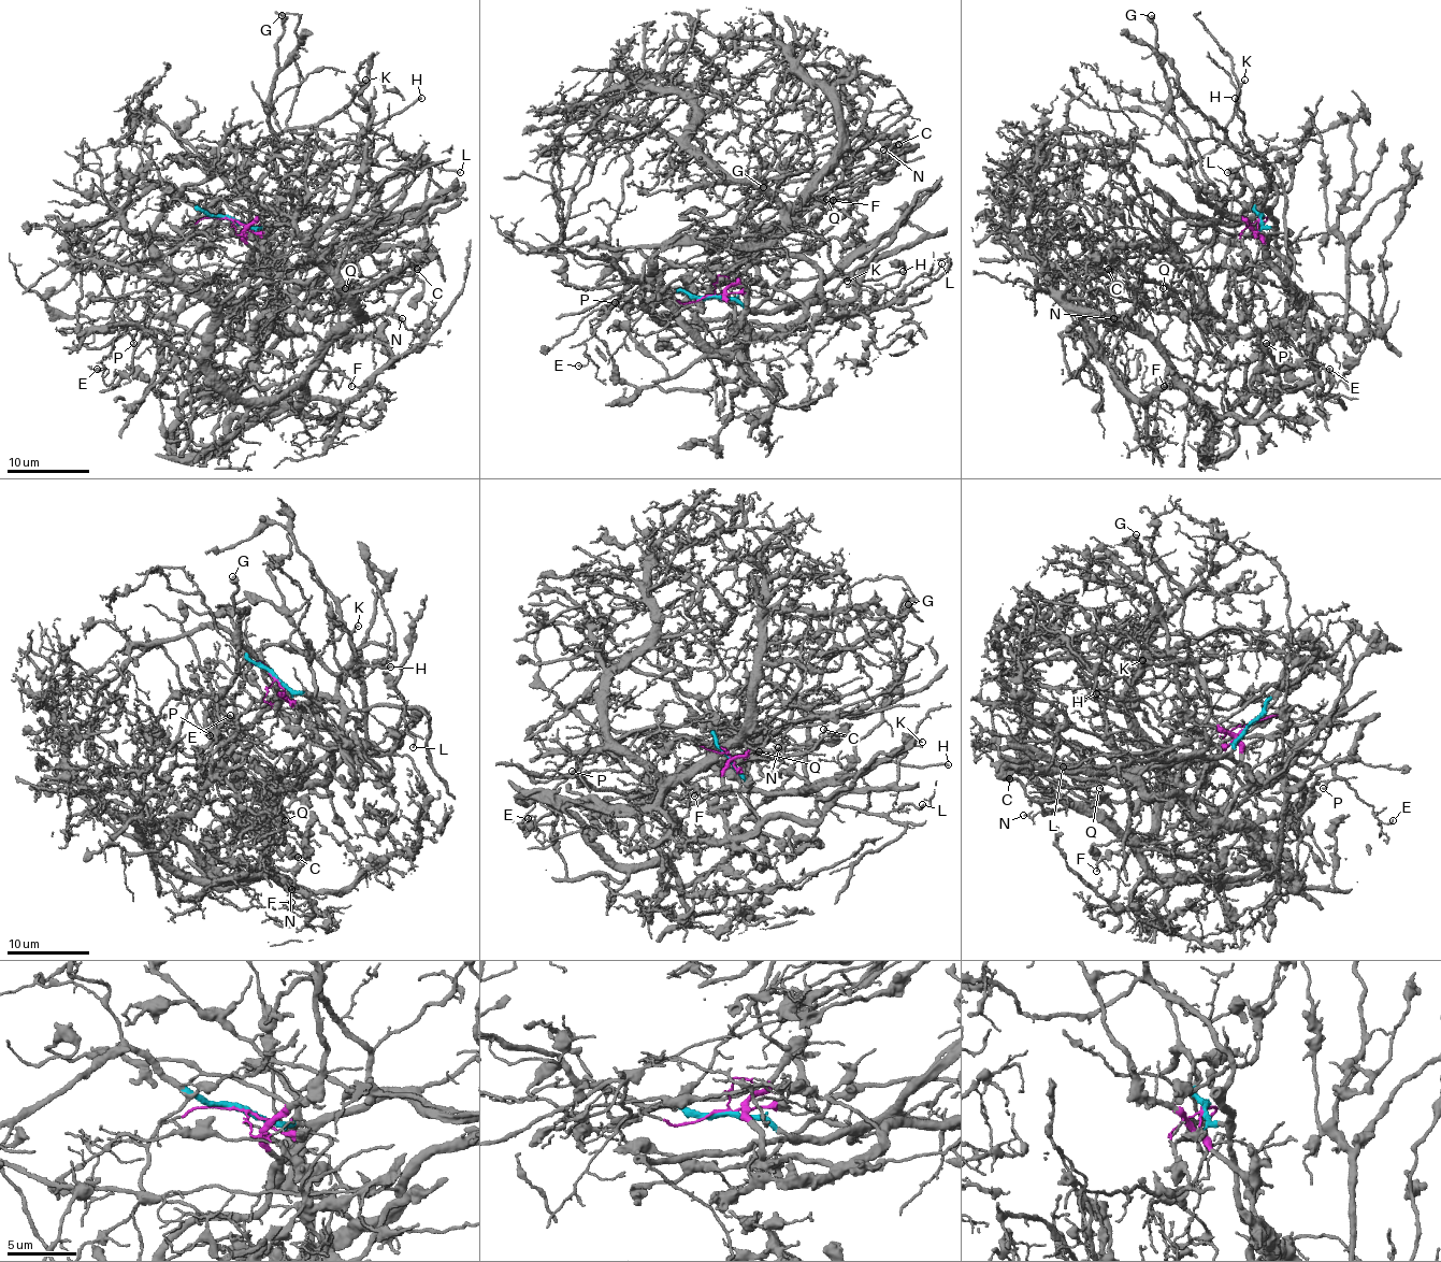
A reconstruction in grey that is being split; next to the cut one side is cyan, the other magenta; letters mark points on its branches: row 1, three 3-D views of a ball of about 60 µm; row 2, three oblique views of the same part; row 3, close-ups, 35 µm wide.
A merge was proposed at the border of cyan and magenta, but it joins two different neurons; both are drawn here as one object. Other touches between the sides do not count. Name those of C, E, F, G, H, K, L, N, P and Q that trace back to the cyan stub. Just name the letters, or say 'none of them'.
H, K, L

